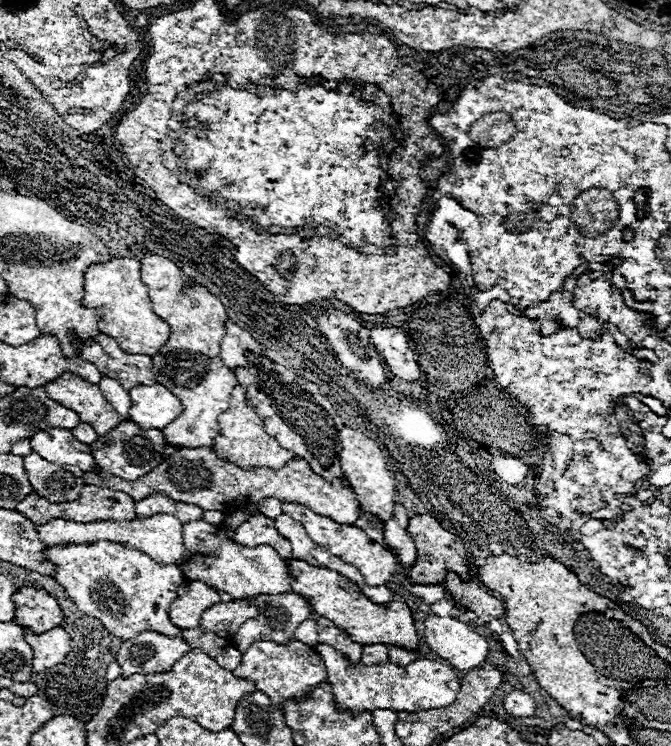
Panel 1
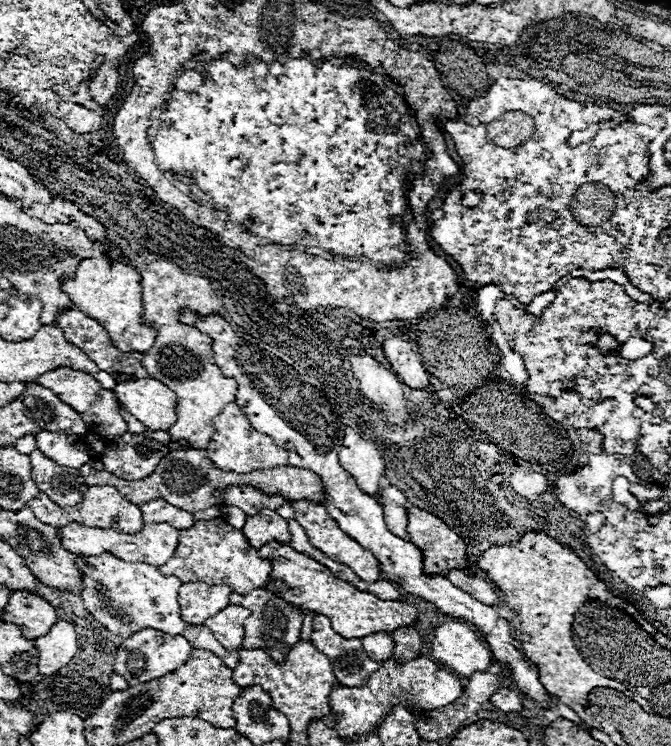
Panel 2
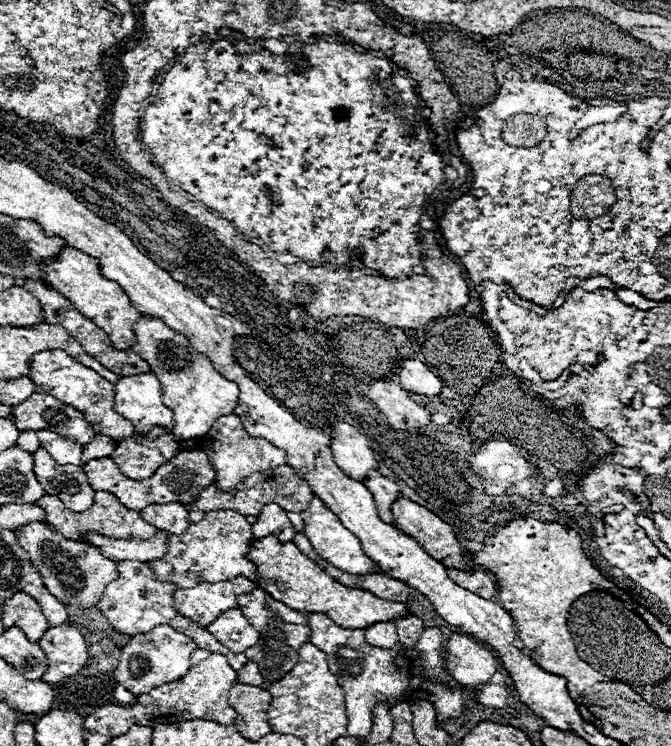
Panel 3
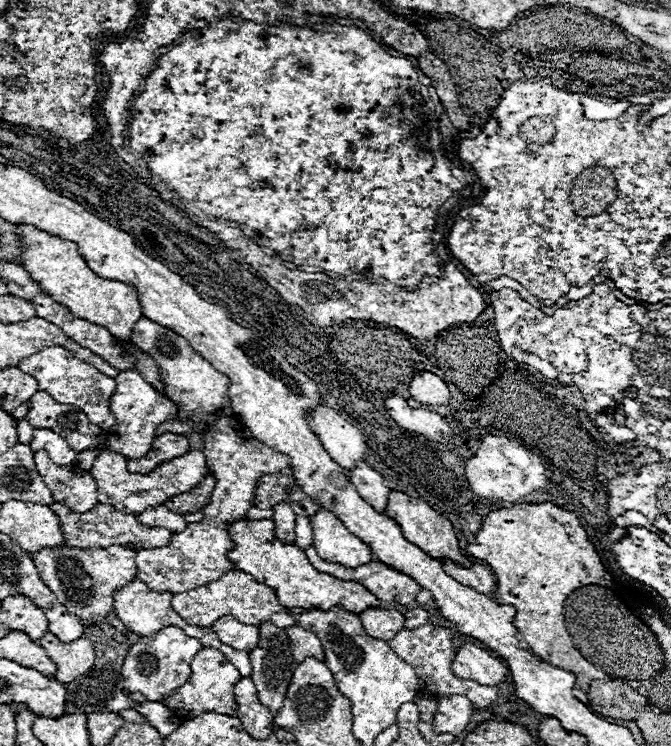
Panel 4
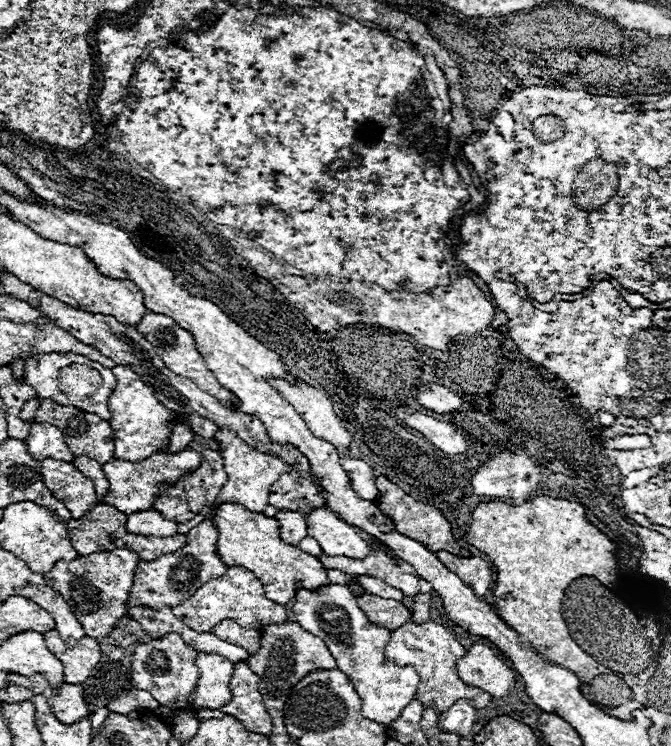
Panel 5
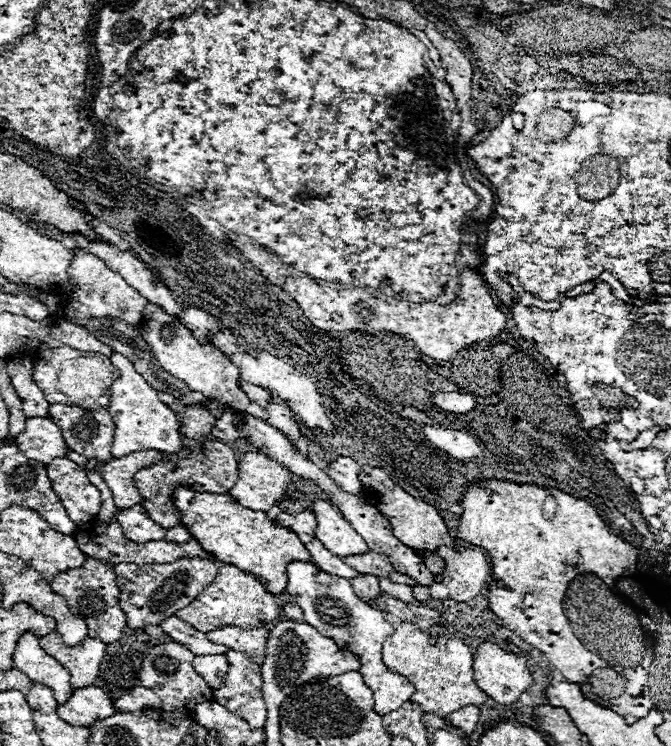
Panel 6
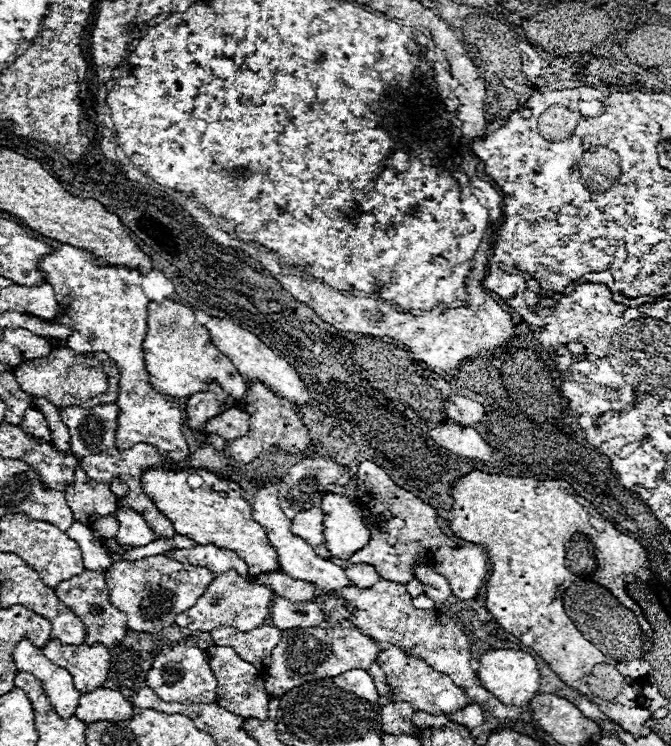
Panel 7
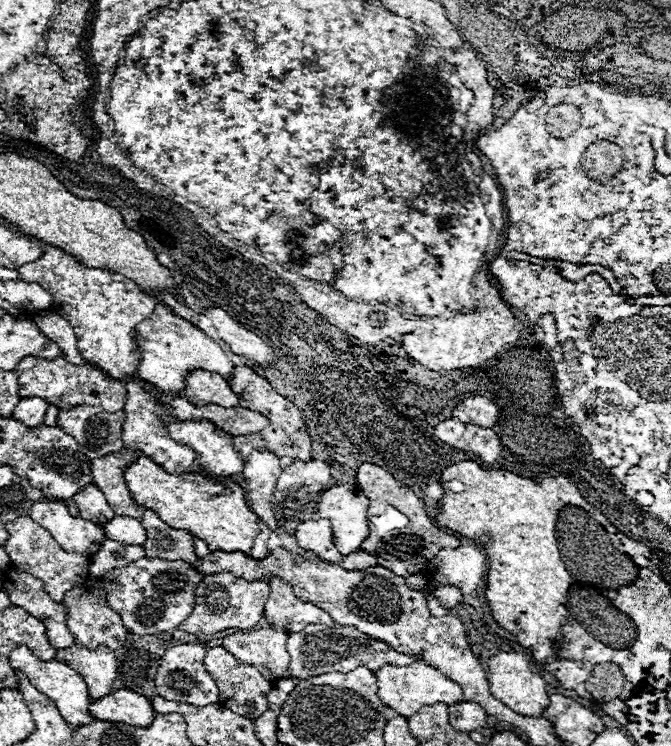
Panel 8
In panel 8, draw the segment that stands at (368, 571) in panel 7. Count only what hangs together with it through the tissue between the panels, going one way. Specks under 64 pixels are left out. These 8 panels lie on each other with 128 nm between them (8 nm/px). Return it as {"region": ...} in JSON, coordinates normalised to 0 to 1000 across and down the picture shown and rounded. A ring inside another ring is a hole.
{"region":[[[528,737],[525,743],[513,745],[510,759],[513,759],[516,764],[542,764],[542,761],[560,759],[560,745],[548,743],[548,740],[542,740],[542,737]]]}

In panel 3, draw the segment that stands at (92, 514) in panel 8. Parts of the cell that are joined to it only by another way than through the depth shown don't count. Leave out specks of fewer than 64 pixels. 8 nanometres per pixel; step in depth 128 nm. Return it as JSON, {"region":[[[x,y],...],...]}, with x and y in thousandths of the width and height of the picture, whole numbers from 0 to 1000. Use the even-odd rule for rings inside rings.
{"region":[[[57,601],[48,611],[57,646],[72,662],[86,665],[107,686],[125,686],[137,681],[140,657],[119,625],[86,625],[66,601]]]}

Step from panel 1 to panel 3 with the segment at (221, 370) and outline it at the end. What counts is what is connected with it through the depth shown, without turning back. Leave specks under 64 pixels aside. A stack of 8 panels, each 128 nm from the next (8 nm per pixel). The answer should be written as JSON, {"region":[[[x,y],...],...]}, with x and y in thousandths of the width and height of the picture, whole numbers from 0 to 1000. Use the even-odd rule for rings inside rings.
{"region":[[[209,424],[209,429],[200,434],[200,448],[203,458],[197,461],[197,469],[203,469],[203,475],[209,475],[209,480],[224,488],[224,496],[232,501],[232,507],[238,507],[244,542],[259,552],[256,582],[262,590],[304,584],[322,560],[349,550],[355,536],[352,512],[337,509],[328,499],[322,499],[316,485],[304,475],[292,472],[274,448],[253,442],[235,426],[218,424]]]}

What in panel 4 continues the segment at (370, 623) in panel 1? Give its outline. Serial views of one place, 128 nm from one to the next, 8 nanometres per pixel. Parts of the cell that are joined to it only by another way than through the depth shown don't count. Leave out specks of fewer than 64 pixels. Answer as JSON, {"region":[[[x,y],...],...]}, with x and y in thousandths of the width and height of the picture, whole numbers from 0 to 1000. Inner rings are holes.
{"region":[[[361,694],[340,705],[343,721],[349,727],[346,737],[340,740],[343,753],[355,764],[376,769],[385,780],[393,780],[405,791],[411,791],[411,802],[423,815],[468,815],[477,812],[480,818],[492,818],[498,810],[510,810],[516,818],[537,823],[548,812],[566,812],[566,804],[539,783],[504,777],[492,769],[474,767],[462,751],[456,748],[453,737],[438,729],[423,729],[408,718],[408,700],[405,697],[373,697]],[[617,815],[617,818],[608,818],[608,820],[605,820],[605,834],[602,834],[602,839],[605,839],[608,845],[617,845],[617,842],[635,836],[635,834],[638,834],[638,820],[635,820],[635,818]]]}

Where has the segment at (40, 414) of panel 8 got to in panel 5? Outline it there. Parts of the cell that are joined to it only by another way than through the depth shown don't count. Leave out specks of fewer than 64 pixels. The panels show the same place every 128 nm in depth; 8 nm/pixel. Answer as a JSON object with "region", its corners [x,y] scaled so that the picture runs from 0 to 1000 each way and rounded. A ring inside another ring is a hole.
{"region":[[[48,566],[45,584],[36,592],[39,592],[48,614],[57,614],[57,617],[77,614],[77,617],[107,619],[107,614],[110,614],[110,609],[101,603],[101,598],[95,592],[92,579],[77,568]]]}

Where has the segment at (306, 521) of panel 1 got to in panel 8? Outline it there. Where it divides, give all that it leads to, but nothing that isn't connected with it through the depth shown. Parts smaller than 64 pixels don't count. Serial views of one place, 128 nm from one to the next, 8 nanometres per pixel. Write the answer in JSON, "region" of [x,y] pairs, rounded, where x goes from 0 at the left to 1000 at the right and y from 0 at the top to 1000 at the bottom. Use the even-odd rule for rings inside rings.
{"region":[[[507,649],[480,660],[474,689],[495,700],[498,729],[510,745],[534,737],[548,718],[548,676],[542,660],[531,649]]]}

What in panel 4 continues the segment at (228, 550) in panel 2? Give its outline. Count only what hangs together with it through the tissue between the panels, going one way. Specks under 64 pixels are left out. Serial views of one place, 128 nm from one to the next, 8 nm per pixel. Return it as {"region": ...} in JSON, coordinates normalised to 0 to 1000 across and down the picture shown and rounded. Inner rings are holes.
{"region":[[[346,558],[316,566],[304,579],[304,595],[307,622],[322,635],[322,654],[313,676],[301,684],[304,694],[280,702],[274,713],[259,716],[253,732],[203,740],[206,775],[224,786],[224,791],[238,791],[238,796],[286,791],[286,786],[304,786],[304,780],[316,780],[316,775],[328,775],[328,769],[349,764],[349,756],[337,748],[337,740],[346,735],[346,724],[337,710],[340,700],[364,694],[364,689],[376,681],[382,649],[393,635],[411,635],[432,625],[432,614],[426,609],[385,592],[367,571]]]}

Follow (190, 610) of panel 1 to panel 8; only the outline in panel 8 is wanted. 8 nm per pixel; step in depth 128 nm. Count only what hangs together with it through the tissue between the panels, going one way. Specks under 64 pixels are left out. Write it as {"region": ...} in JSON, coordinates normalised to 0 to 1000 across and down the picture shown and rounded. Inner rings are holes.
{"region":[[[343,767],[310,769],[292,788],[292,812],[286,823],[280,826],[280,831],[274,831],[265,839],[265,845],[292,853],[316,853],[322,847],[334,847],[343,842],[373,845],[390,831],[399,796],[402,796],[402,786],[396,780],[385,780],[385,777],[370,780],[364,775],[352,775]]]}

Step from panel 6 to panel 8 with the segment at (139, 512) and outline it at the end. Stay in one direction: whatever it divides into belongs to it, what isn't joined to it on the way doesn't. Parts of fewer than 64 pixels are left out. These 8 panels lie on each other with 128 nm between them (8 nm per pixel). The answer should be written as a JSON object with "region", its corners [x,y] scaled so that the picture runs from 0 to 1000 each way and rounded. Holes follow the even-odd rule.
{"region":[[[173,692],[167,700],[155,702],[155,713],[161,724],[173,724],[179,729],[212,732],[218,727],[218,710],[203,694]]]}

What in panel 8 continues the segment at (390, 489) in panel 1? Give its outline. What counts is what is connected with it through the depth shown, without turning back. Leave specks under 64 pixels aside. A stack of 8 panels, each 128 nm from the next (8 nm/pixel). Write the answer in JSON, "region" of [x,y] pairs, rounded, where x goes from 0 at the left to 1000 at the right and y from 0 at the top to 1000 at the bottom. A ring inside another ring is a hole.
{"region":[[[307,413],[304,424],[313,426],[316,437],[322,440],[325,453],[343,466],[343,472],[355,477],[367,477],[370,485],[379,491],[390,491],[396,485],[408,485],[405,469],[393,461],[387,450],[379,445],[361,440],[352,429],[343,426],[343,421],[331,413]]]}

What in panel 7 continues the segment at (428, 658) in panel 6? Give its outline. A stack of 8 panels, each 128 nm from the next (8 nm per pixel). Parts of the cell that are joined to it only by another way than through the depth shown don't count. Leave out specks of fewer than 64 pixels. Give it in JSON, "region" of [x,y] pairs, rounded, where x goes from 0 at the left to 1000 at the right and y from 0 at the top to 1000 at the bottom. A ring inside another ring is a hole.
{"region":[[[578,866],[563,879],[566,895],[575,903],[575,914],[584,922],[587,941],[608,941],[620,952],[632,952],[638,957],[674,957],[680,952],[689,952],[694,944],[700,944],[694,928],[674,914],[671,906],[650,901],[644,893],[638,893],[632,885],[623,885],[617,879],[608,879],[602,871],[590,866]]]}

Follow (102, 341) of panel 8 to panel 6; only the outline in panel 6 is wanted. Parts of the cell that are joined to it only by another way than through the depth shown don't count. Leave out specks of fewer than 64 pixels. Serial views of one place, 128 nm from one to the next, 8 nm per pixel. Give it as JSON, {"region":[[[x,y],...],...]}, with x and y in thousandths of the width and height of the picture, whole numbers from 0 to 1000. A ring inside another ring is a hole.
{"region":[[[110,332],[110,349],[101,357],[101,370],[107,378],[107,397],[95,402],[95,421],[92,426],[101,426],[104,432],[122,437],[128,434],[134,426],[176,426],[191,432],[194,437],[206,440],[209,426],[212,426],[212,416],[221,408],[221,402],[215,397],[206,394],[206,389],[200,389],[194,381],[188,381],[188,375],[176,367],[167,365],[155,349],[149,349],[146,343]],[[170,472],[167,485],[179,499],[179,507],[167,517],[164,547],[161,547],[161,552],[173,566],[167,611],[185,614],[206,603],[241,603],[247,609],[265,609],[274,598],[271,598],[271,582],[268,582],[268,563],[262,552],[250,547],[244,539],[238,539],[232,523],[215,509],[212,501],[203,499],[200,488],[191,480]]]}

